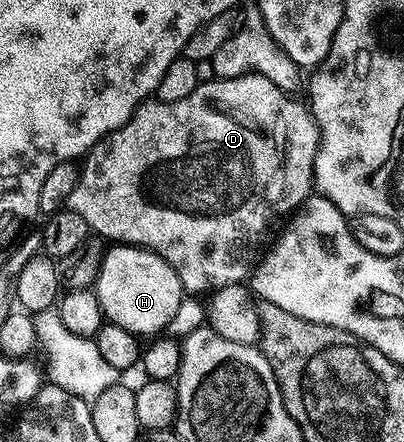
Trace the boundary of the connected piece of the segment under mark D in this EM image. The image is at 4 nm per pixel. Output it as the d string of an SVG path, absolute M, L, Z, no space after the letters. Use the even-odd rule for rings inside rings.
M248 73L242 77L223 77L220 79L214 79L209 82L198 83L195 87L195 91L191 91L191 95L187 95L187 99L175 99L175 103L167 103L166 101L158 101L156 99L150 99L148 101L142 101L141 106L129 116L127 123L123 123L119 126L114 133L109 133L107 136L102 137L83 158L83 164L80 166L81 174L77 180L77 192L75 194L75 208L79 215L83 215L83 220L87 222L87 227L94 234L97 233L101 237L106 237L109 243L120 243L123 245L139 245L142 249L149 249L153 253L158 253L162 259L175 271L175 275L179 275L181 280L181 288L186 294L189 295L202 295L201 293L208 294L215 289L222 289L228 285L242 284L250 276L251 270L254 268L255 262L258 260L259 252L257 253L257 244L261 241L261 236L265 233L265 228L272 223L276 217L284 218L286 215L292 214L295 210L302 205L302 203L310 197L314 192L315 186L313 183L313 163L315 161L315 151L317 150L317 125L313 122L312 112L304 104L301 104L293 98L286 90L280 89L275 83L271 83L271 79L267 79L263 75L258 73ZM283 115L297 115L295 123L289 123L289 127L285 125L285 119Z

